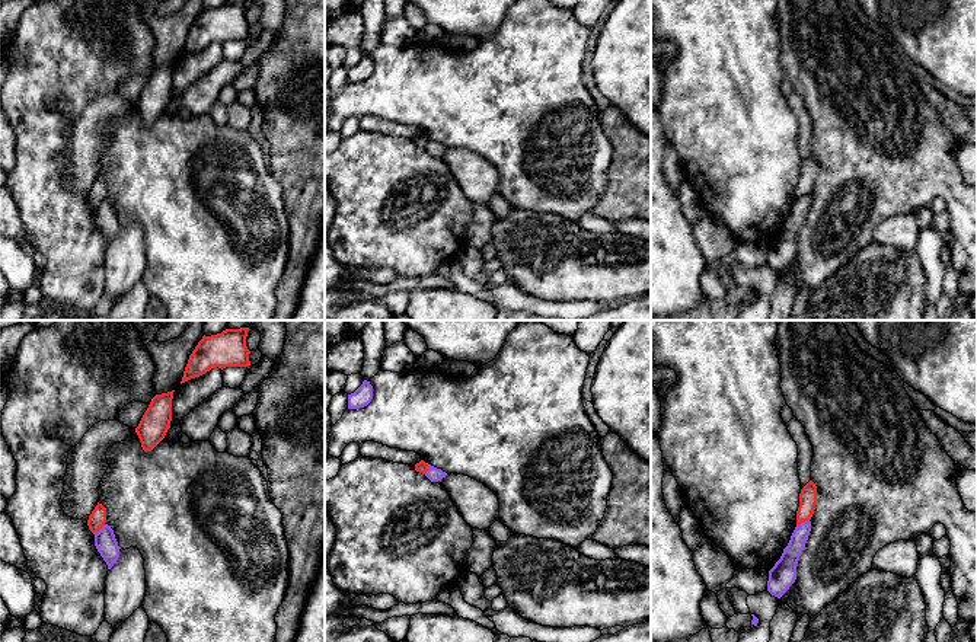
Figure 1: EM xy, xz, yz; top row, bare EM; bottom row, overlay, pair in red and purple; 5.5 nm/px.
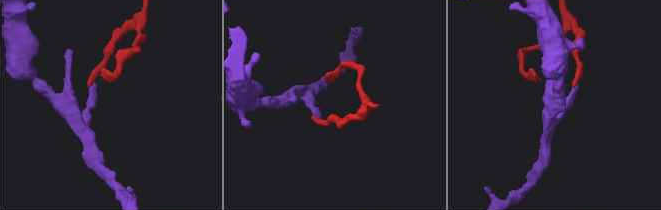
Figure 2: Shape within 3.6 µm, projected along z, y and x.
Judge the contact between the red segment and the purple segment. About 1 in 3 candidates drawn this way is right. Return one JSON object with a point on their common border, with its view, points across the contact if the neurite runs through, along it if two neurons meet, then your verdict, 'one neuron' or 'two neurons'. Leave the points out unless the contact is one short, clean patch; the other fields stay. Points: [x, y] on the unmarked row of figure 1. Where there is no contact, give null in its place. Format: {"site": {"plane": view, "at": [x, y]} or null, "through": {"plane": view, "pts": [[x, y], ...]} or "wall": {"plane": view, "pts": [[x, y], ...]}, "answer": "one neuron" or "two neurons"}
{"site": {"plane": "yz", "at": [803, 195]}, "wall": {"plane": "yz", "pts": [[808, 194], [797, 200]]}, "answer": "two neurons"}

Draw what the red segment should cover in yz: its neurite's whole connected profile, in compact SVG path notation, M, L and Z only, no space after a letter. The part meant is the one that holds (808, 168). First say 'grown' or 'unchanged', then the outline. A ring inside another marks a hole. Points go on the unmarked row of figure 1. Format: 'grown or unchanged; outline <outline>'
unchanged; outline M810 154L799 167L799 181L796 185L796 199L810 195L817 178L817 160Z

